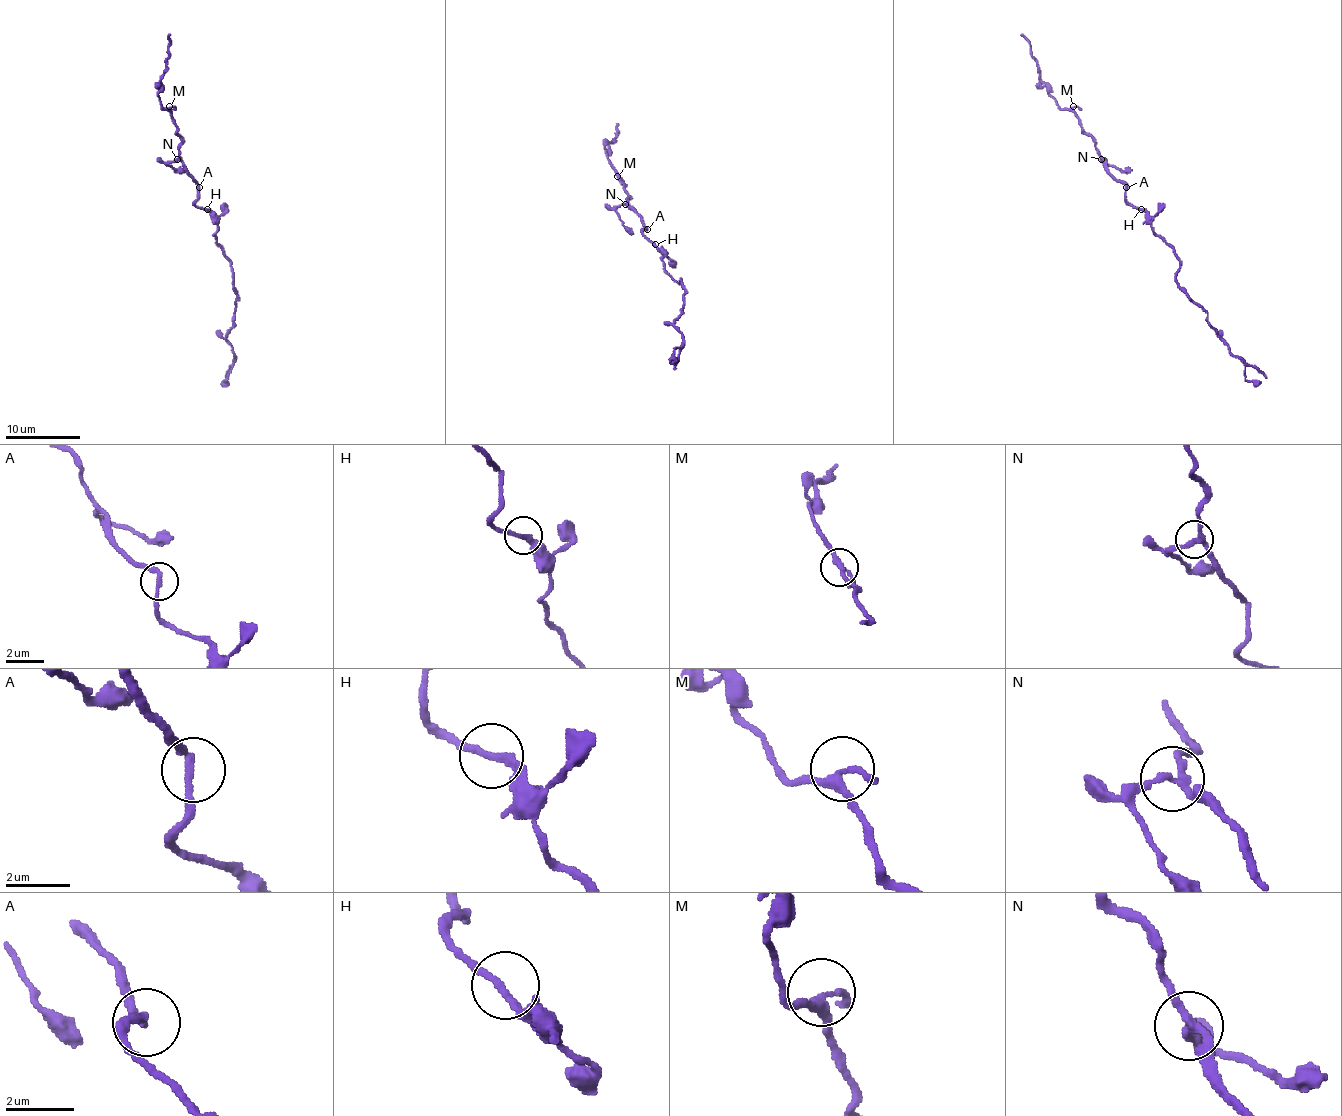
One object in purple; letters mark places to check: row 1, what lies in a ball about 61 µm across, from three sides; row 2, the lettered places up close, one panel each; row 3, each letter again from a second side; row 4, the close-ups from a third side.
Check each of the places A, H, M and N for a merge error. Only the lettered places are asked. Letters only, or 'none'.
none

